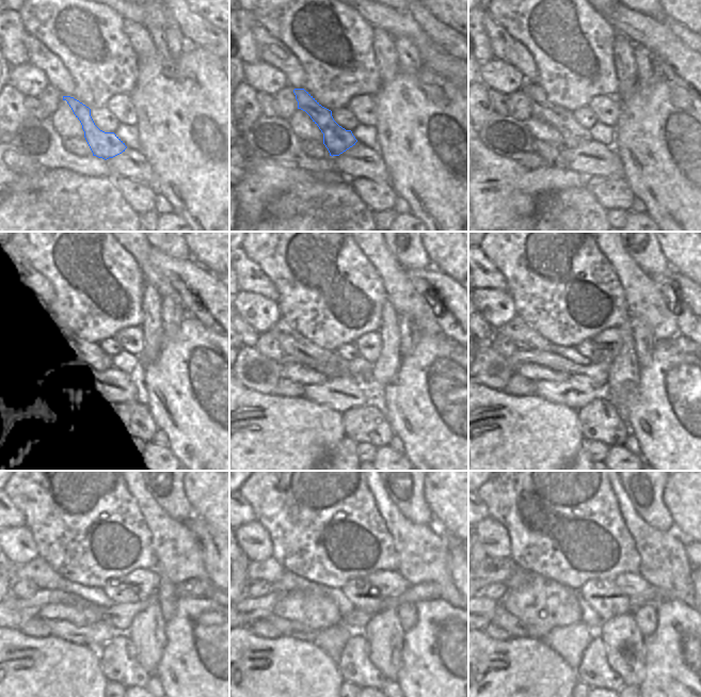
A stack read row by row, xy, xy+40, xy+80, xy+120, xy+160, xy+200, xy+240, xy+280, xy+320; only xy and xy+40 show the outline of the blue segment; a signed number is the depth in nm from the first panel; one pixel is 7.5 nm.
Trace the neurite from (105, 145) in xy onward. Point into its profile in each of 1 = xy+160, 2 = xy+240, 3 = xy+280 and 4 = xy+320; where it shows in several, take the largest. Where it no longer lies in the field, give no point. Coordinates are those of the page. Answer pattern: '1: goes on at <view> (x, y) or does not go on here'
1: goes on at xy+160 (293, 344)
2: goes on at xy+240 (36, 570)
3: goes on at xy+280 (269, 570)
4: goes on at xy+320 (491, 570)

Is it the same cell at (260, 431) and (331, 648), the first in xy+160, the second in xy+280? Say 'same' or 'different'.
different

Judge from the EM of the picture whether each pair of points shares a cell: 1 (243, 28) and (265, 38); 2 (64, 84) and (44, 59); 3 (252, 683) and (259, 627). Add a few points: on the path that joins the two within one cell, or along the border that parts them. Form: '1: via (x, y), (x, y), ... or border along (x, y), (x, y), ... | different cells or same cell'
1: border along (256, 22), (253, 29), (253, 38), (258, 57) | different cells
2: via (60, 78), (50, 65) | same cell
3: border along (247, 627), (263, 637), (282, 635) | different cells

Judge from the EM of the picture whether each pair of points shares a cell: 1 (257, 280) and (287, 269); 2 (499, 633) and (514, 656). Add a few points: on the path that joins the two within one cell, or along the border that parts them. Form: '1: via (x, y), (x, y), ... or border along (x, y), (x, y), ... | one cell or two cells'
1: border along (250, 258), (271, 281), (277, 291), (277, 299) | two cells
2: border along (482, 630), (495, 639), (509, 639), (512, 637) | two cells

